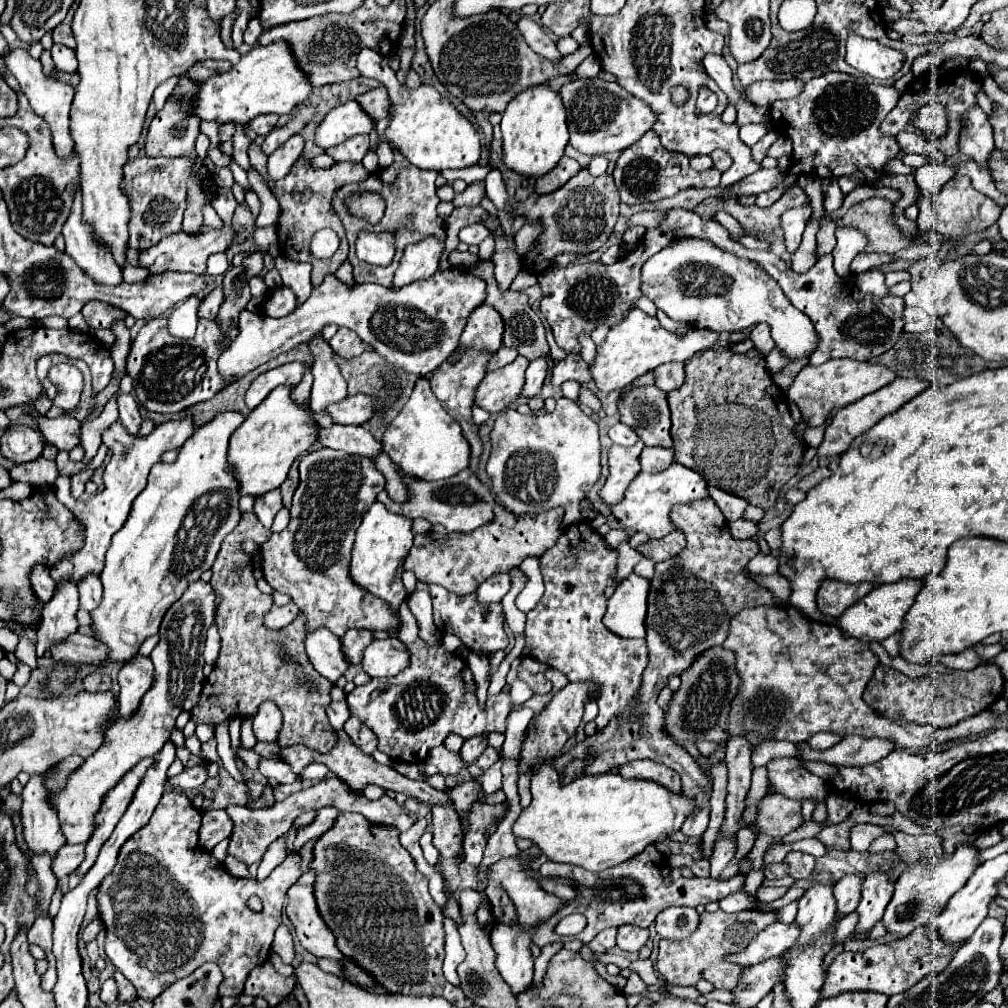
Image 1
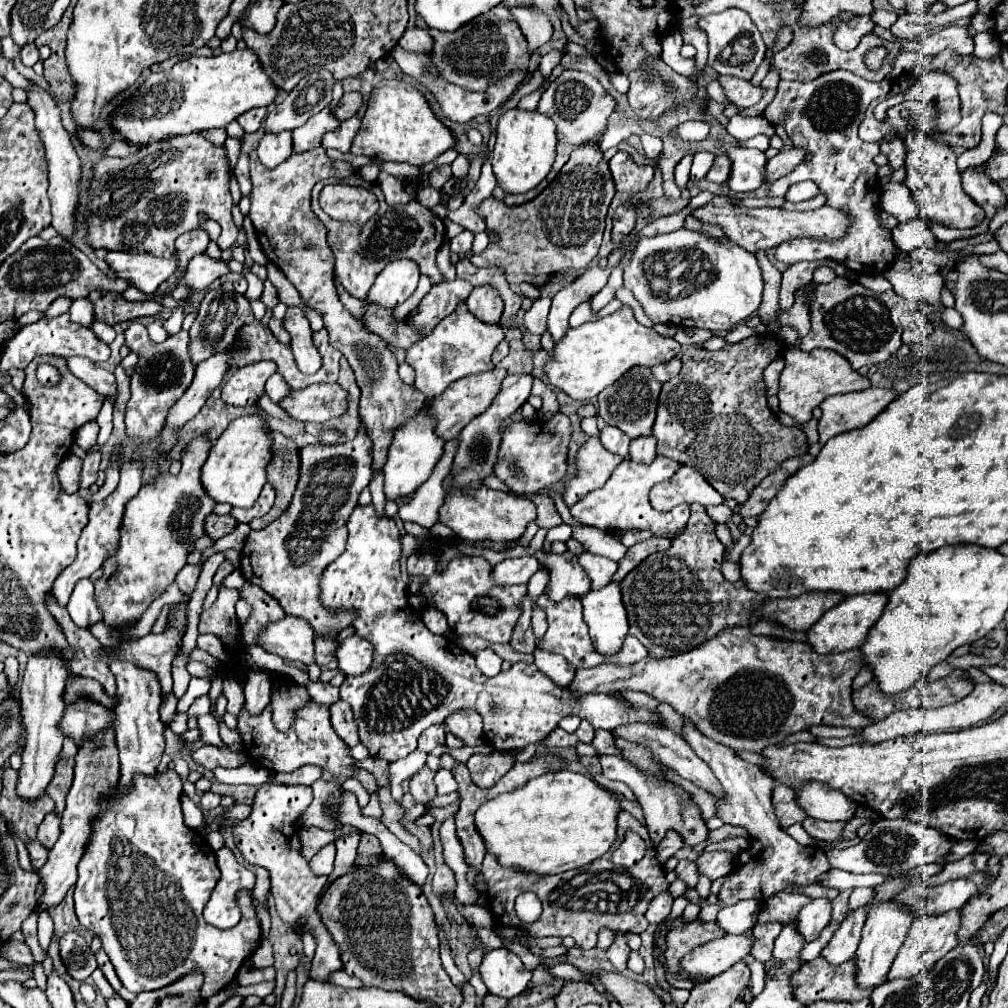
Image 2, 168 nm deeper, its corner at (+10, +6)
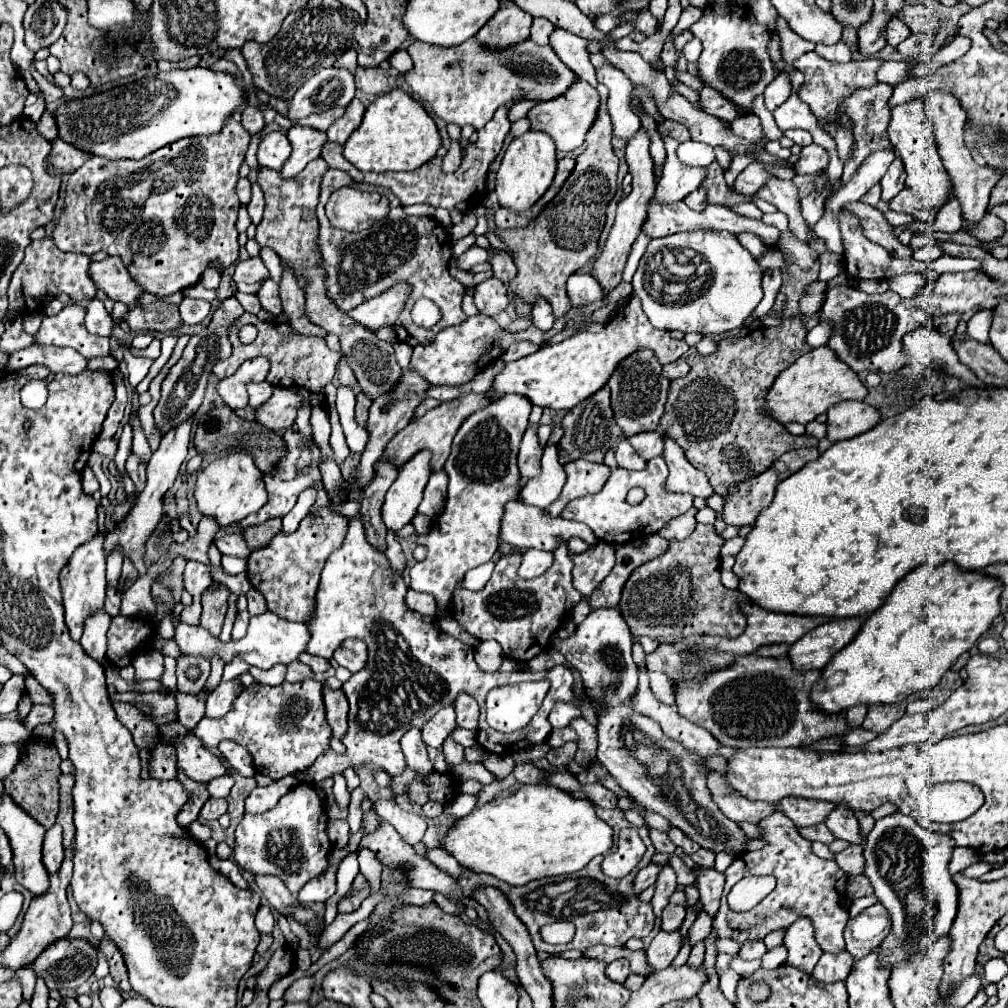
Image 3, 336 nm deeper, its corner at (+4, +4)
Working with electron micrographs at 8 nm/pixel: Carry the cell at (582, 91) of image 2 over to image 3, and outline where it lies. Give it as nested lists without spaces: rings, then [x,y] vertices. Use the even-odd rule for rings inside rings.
[[[579,78],[579,80],[575,80],[575,84],[571,84],[571,88],[567,88],[567,92],[563,96],[537,104],[535,108],[529,110],[527,116],[531,120],[531,130],[547,132],[555,140],[555,146],[559,152],[569,152],[569,150],[579,148],[585,142],[585,134],[593,126],[593,122],[599,114],[599,106],[601,106],[601,102],[599,102],[597,90]]]

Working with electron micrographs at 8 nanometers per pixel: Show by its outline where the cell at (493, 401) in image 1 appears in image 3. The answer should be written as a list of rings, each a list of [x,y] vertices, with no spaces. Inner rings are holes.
[[[469,392],[469,394],[463,394],[463,396],[455,398],[451,404],[449,402],[441,402],[437,408],[431,408],[425,416],[421,416],[419,420],[413,420],[401,432],[397,432],[393,436],[393,440],[387,444],[385,456],[391,458],[395,466],[401,466],[415,452],[419,452],[423,448],[429,448],[433,452],[431,468],[433,470],[439,470],[439,468],[443,468],[447,456],[451,454],[451,442],[455,438],[455,432],[459,430],[459,424],[463,424],[463,420],[467,420],[467,416],[471,416],[473,412],[477,412],[477,410],[481,410],[485,406],[489,406],[487,394],[475,394],[475,392]]]

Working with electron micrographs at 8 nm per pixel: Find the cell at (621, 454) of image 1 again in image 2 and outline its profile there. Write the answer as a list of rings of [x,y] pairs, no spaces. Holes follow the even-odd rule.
[[[589,438],[575,454],[577,470],[565,484],[563,502],[567,506],[573,506],[573,502],[577,502],[581,496],[593,492],[595,488],[601,488],[619,462],[621,458],[609,454],[597,438]]]

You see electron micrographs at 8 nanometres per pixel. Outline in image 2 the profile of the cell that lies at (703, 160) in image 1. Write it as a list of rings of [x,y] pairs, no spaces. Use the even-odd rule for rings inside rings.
[[[685,156],[679,164],[677,164],[677,168],[675,168],[675,182],[678,187],[681,189],[681,198],[690,200],[691,195],[686,188],[687,182],[689,182],[689,170],[691,170],[691,156]]]

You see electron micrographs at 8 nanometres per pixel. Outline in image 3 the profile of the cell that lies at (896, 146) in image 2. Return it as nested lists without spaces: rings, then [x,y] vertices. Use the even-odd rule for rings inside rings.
[[[899,156],[891,162],[887,174],[881,178],[881,186],[883,186],[883,192],[881,192],[881,198],[883,200],[893,200],[905,186],[905,172],[903,172],[903,160],[899,160]]]

